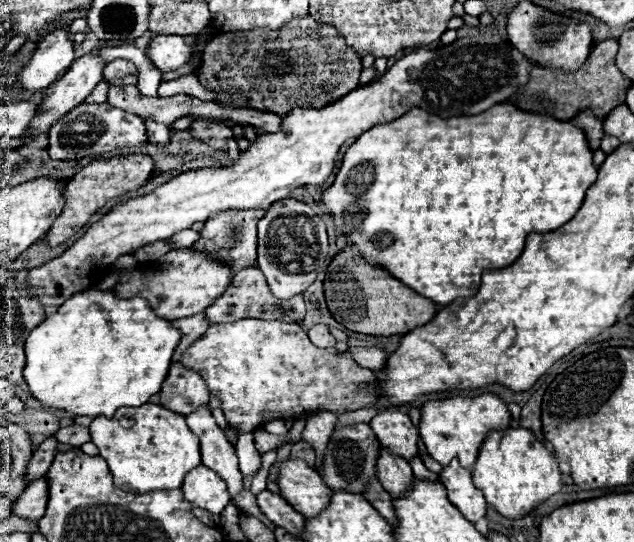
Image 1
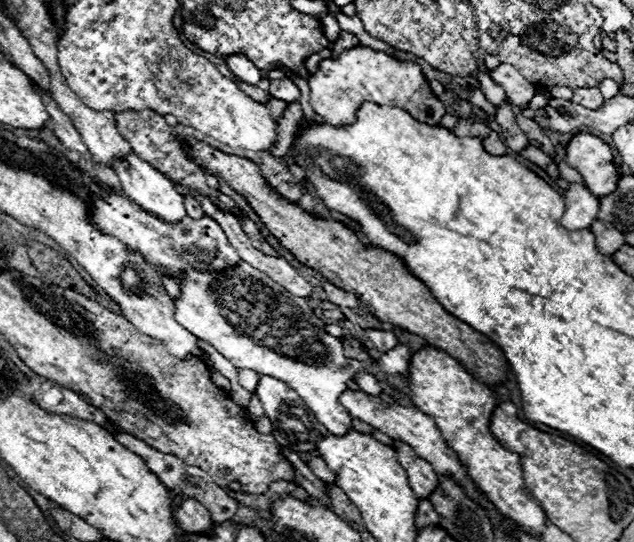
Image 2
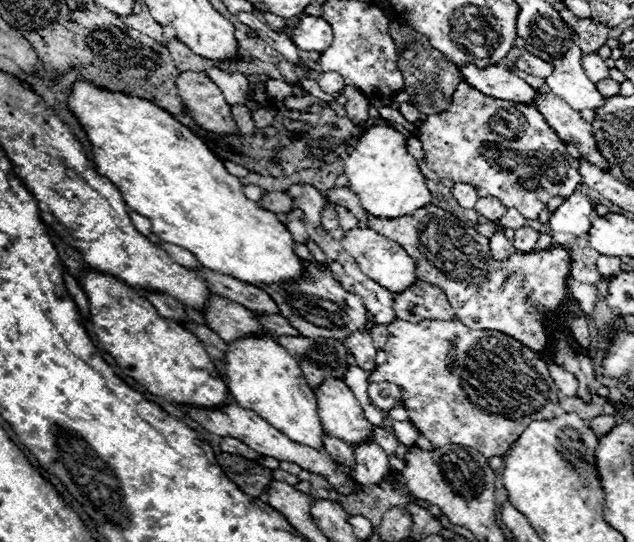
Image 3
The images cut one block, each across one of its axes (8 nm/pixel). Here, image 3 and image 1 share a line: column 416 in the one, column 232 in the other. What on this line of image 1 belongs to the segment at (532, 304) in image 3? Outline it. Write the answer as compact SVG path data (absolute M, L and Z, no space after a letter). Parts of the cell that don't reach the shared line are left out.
M264 210L260 212L218 212L216 216L210 216L204 222L204 228L200 230L200 238L190 246L190 250L206 252L214 260L228 264L234 276L236 272L256 264L256 244L258 244L256 224L262 218L264 218Z

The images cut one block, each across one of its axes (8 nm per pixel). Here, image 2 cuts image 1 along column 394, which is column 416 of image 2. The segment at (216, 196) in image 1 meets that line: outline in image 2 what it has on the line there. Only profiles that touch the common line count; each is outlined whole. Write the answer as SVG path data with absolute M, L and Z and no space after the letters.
M358 46L358 48L350 48L350 52L342 52L342 56L338 60L330 60L324 58L318 66L318 70L308 78L310 84L310 106L314 108L314 112L328 124L334 126L346 126L354 122L354 114L358 110L358 106L362 102L376 102L376 104L386 104L386 106L400 106L406 112L410 112L416 120L436 126L440 122L440 118L446 114L444 104L440 102L440 98L432 92L426 76L422 74L422 68L416 62L404 62L398 58L388 56L386 52L380 50L372 50L366 46Z

